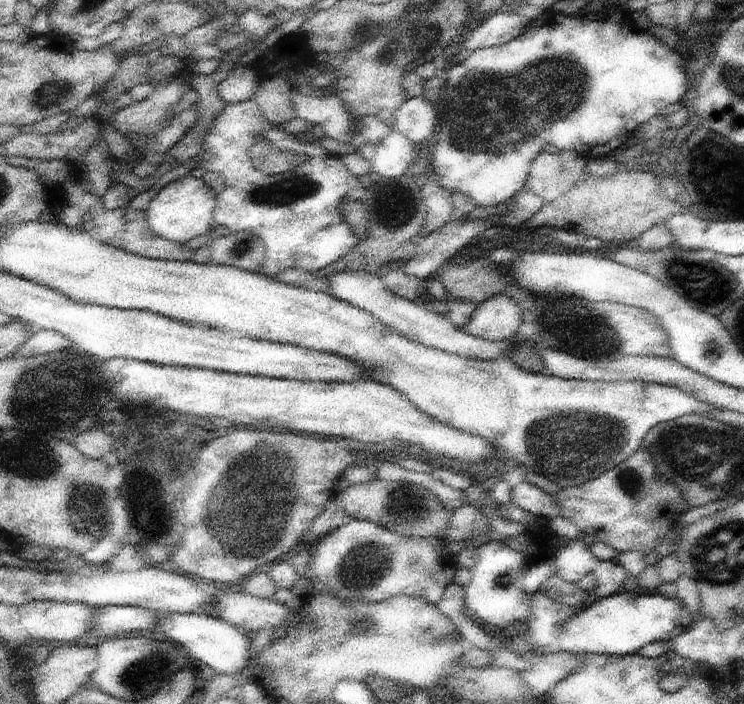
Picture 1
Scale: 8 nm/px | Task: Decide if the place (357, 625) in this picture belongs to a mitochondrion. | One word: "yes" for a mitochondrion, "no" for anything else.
yes

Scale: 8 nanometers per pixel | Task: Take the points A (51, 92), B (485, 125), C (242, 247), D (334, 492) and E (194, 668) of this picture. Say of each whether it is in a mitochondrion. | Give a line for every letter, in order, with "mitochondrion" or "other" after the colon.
A: mitochondrion
B: mitochondrion
C: mitochondrion
D: other
E: other

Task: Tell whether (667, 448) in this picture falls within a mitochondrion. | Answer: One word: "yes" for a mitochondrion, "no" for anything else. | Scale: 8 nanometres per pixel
yes

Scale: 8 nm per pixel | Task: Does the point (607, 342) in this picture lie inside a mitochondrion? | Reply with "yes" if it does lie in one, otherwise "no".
yes

